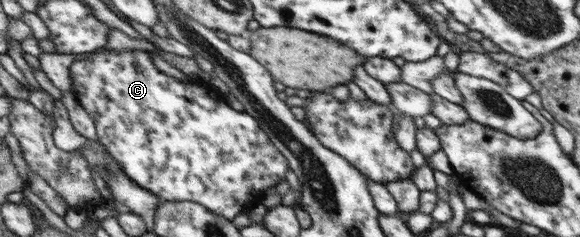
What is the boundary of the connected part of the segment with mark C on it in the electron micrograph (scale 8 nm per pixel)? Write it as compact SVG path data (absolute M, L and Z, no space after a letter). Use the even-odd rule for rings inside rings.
M96 51L90 59L76 59L72 63L70 81L70 90L94 120L97 140L136 185L161 199L201 203L232 221L245 211L244 205L254 196L286 180L289 163L256 119L228 107L227 103L218 103L204 87L188 89L186 83L159 71L146 51Z

